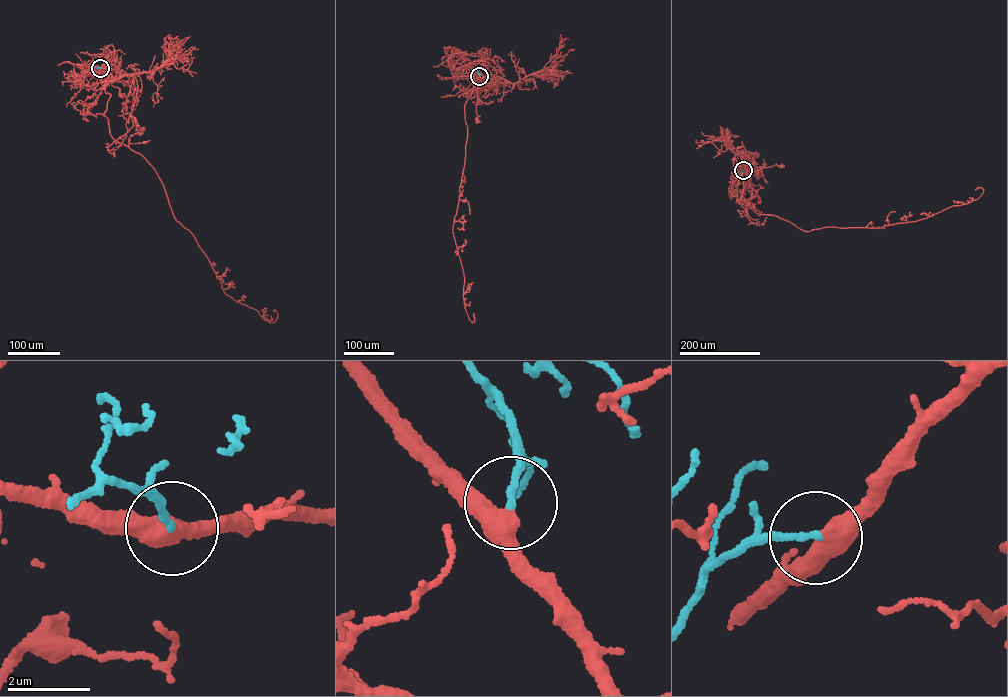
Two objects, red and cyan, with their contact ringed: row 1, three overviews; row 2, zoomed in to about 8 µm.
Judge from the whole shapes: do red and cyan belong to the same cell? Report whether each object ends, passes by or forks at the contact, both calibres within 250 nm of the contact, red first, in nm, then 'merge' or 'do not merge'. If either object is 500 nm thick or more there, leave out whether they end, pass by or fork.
red passes by | cyan ends | 480/160 nm | merge

